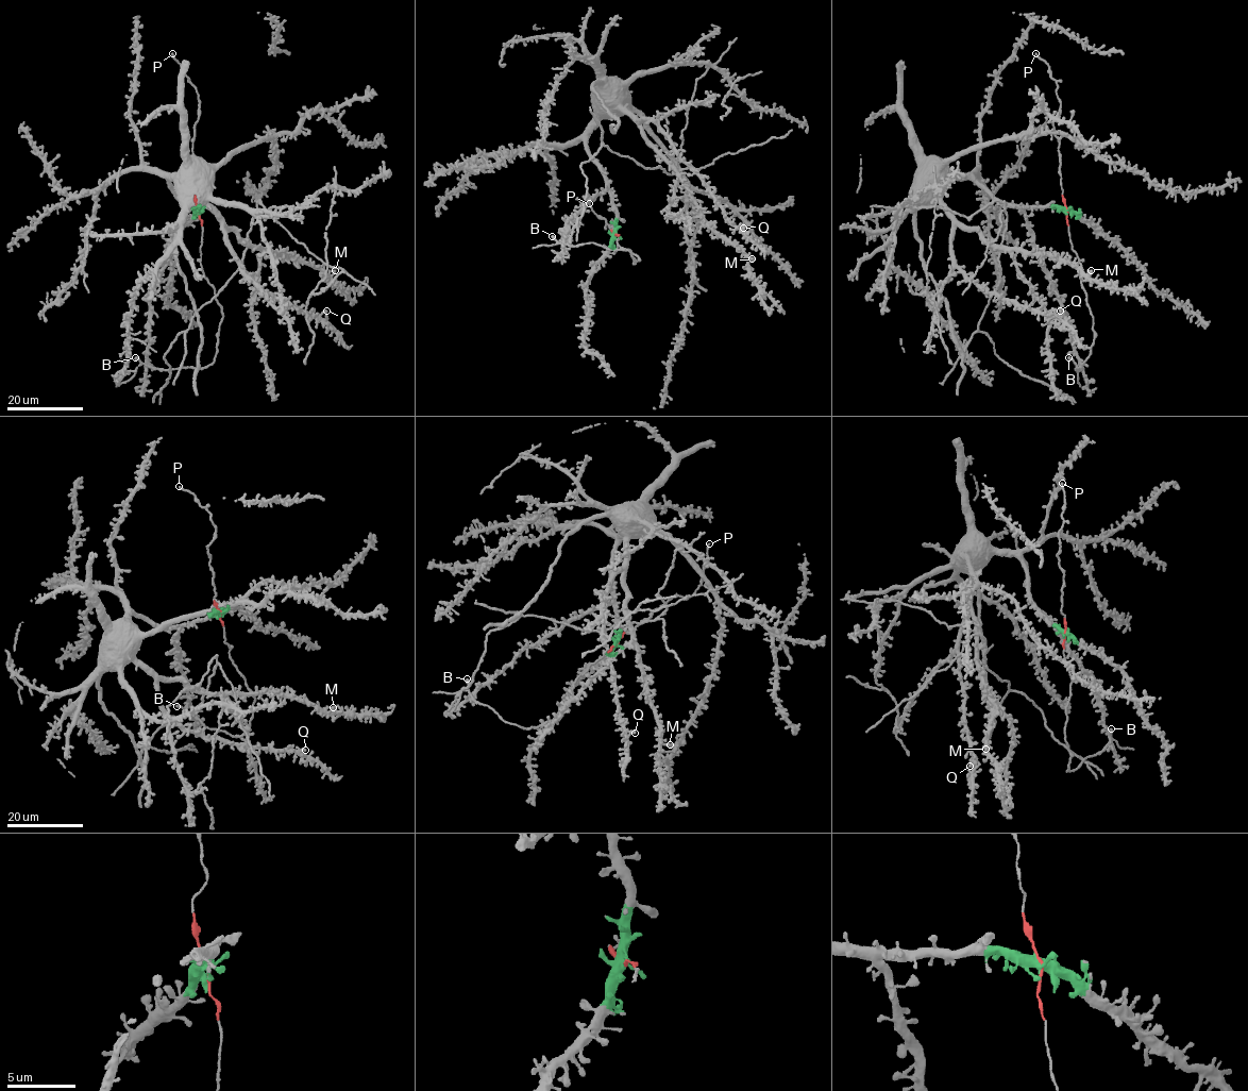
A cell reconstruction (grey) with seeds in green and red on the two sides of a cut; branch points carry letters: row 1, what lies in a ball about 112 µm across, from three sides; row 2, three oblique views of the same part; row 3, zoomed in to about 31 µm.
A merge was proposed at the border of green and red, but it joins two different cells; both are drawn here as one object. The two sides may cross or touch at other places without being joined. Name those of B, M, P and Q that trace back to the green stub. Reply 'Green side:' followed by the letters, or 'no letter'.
Green side: M, Q

